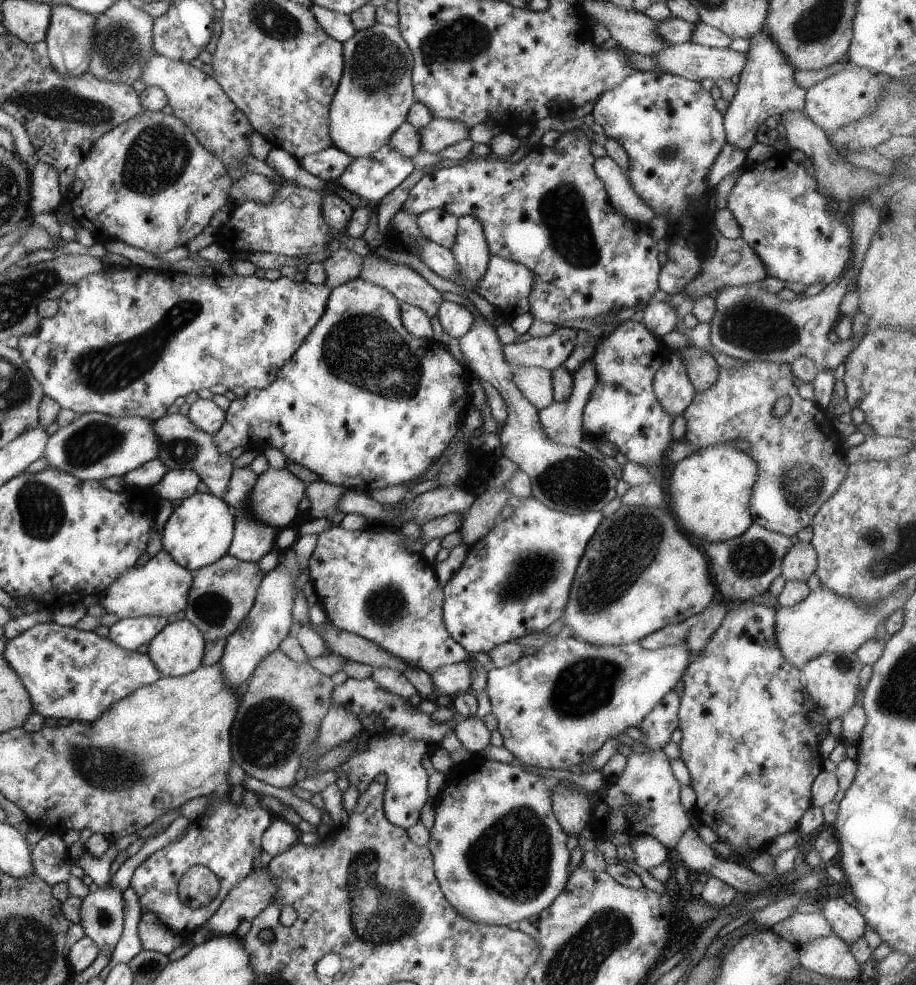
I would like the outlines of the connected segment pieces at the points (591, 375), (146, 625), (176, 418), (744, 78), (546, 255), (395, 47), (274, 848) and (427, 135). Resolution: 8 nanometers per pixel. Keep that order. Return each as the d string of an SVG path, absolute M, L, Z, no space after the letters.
M587 359L576 370L572 376L572 389L570 395L562 401L551 401L545 408L542 408L538 412L538 419L543 427L544 433L547 438L550 438L554 443L563 445L564 447L577 447L582 440L582 410L587 402L590 390L596 383L596 370L594 362L591 359Z
M141 615L125 617L108 627L107 638L118 647L135 651L141 644L149 643L156 632L167 624L167 618Z
M163 415L152 422L152 429L158 436L159 452L157 457L167 469L189 469L197 474L199 480L203 481L209 493L220 497L227 486L232 468L232 458L228 454L222 453L218 446L212 441L212 434L203 432L197 428L185 415Z
M759 31L749 39L746 63L738 74L735 93L723 117L726 143L744 151L755 142L755 132L767 116L780 116L785 111L801 113L806 91L793 79L794 68L769 35Z
M569 129L559 133L553 146L535 146L529 150L527 155L515 163L507 162L504 158L490 154L482 158L467 158L461 164L455 164L455 166L450 168L429 170L423 174L416 184L413 184L413 187L409 190L407 197L402 203L401 209L418 215L429 209L440 208L456 217L461 215L474 216L481 223L491 255L518 262L531 271L532 287L528 294L528 312L534 319L550 323L554 326L554 324L563 324L567 320L596 319L599 314L605 314L605 312L615 310L615 308L617 310L643 309L649 304L649 298L659 290L658 276L660 266L659 260L657 260L658 251L655 249L656 242L651 240L645 225L639 225L630 221L613 208L603 182L600 181L600 178L593 170L594 156L590 151L590 142L591 140L587 139L587 136L581 129Z
M377 22L369 28L355 31L342 42L342 71L328 112L328 133L332 144L349 156L362 157L386 146L388 136L406 120L409 107L414 103L412 58L409 47L397 27L388 27Z
M274 816L262 832L260 847L274 857L294 845L295 840L297 840L297 832L293 829L293 825L283 820L281 816Z
M431 119L420 128L420 150L426 153L439 153L468 137L469 128L447 119Z

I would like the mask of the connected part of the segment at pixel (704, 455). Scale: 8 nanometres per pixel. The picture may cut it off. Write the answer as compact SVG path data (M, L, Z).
M733 442L710 444L693 451L673 465L667 484L663 487L666 492L664 503L678 522L681 532L699 547L700 543L705 541L724 541L739 536L739 533L745 532L752 523L749 499L757 477L756 462L747 451L735 449Z

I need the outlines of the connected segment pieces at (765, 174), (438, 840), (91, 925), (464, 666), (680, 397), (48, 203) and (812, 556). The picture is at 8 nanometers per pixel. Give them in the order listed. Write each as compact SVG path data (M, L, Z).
M774 154L760 163L744 167L727 196L726 208L738 222L740 238L765 264L766 276L780 278L783 282L800 282L805 286L814 282L825 286L842 275L843 271L848 271L851 233L847 217L836 217L830 212L828 199L818 189L814 177L808 176L805 170L785 154Z
M477 759L474 763L463 761L450 768L445 775L445 786L439 794L438 801L433 806L434 821L430 828L430 837L427 847L433 859L433 872L437 879L440 891L444 899L466 919L473 923L482 921L488 924L495 924L506 927L511 922L519 922L521 919L541 912L547 905L550 905L557 895L563 890L567 877L569 876L569 852L566 847L567 834L559 826L551 808L552 790L547 786L547 779L542 778L537 773L531 773L523 769L521 765L512 766L511 764L499 761L487 761Z
M109 880L105 886L97 887L94 892L88 893L81 899L79 908L79 922L82 930L96 945L99 952L105 952L107 955L112 953L117 941L122 933L123 899L121 891L112 886Z
M451 663L439 667L433 672L428 672L433 682L433 691L435 695L446 695L451 697L460 692L470 690L470 664L469 663Z
M671 351L669 358L657 367L652 378L652 389L663 410L673 418L687 408L695 390L680 352Z
M38 161L32 170L32 199L30 200L33 216L39 212L54 212L54 208L63 202L60 193L57 171L46 162Z
M811 543L792 544L782 560L782 572L787 581L806 581L816 569L816 552Z

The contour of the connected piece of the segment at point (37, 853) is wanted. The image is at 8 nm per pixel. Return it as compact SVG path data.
M46 833L30 847L34 874L49 886L66 882L69 873L68 846L61 841L61 835Z

